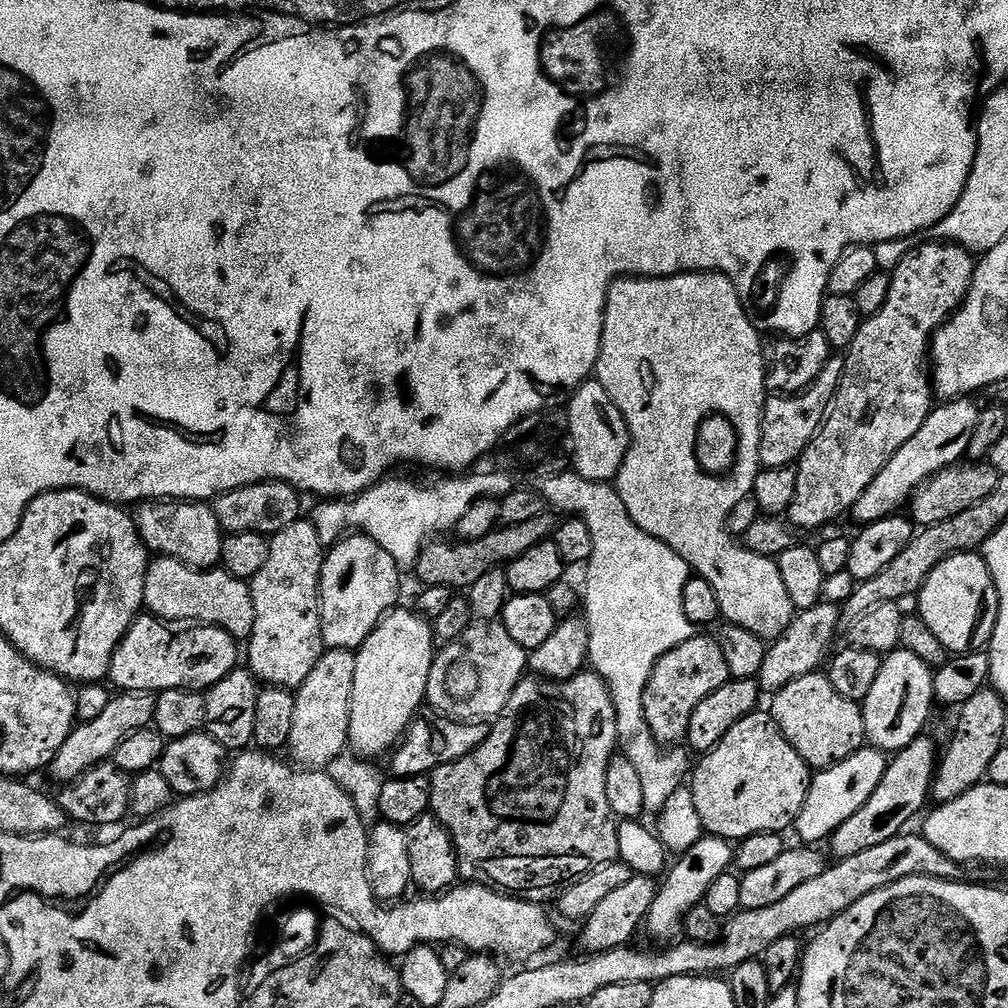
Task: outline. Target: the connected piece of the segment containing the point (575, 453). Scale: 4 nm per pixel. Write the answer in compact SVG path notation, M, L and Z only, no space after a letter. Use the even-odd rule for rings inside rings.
M589 378L571 393L567 408L566 444L570 449L571 471L587 480L615 481L630 443L628 427L618 406L610 398L610 394L606 394L599 380Z

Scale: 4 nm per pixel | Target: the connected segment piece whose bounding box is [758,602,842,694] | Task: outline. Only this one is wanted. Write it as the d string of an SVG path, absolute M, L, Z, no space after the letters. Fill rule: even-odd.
M821 602L810 610L796 612L784 635L767 649L758 677L758 683L765 693L781 692L786 686L790 686L790 682L809 676L821 667L820 663L823 665L829 659L828 650L832 646L832 639L835 638L836 631L842 628L842 612L835 603L828 603Z

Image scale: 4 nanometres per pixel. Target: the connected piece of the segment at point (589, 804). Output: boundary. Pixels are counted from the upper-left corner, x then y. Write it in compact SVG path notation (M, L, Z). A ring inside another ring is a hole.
M591 670L580 672L563 682L545 682L540 678L525 678L510 694L510 702L495 720L491 721L488 737L482 746L478 746L466 758L458 758L458 762L450 762L438 766L430 774L432 789L431 815L435 816L456 847L456 857L460 863L460 876L465 881L474 884L491 886L505 894L533 902L555 901L564 895L568 885L580 877L604 867L606 864L617 863L618 850L618 821L610 810L610 801L606 798L606 770L613 756L617 755L618 722L610 690L599 674Z

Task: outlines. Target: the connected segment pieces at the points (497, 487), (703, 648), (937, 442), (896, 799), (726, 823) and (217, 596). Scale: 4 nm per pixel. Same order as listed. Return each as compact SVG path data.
M503 470L484 472L481 476L460 474L455 478L444 478L441 484L433 488L419 488L404 480L385 478L366 492L352 498L332 498L327 502L320 502L310 513L314 530L318 530L318 538L325 546L331 546L345 534L355 530L357 533L370 537L401 570L412 570L416 567L416 560L420 557L420 550L433 538L443 537L455 529L458 522L462 522L462 514L470 510L474 502L485 498L499 498L510 494L514 487L514 480Z
M698 634L682 646L674 646L654 666L650 682L646 682L644 691L645 720L653 731L654 738L661 746L676 746L688 735L690 718L694 709L714 694L730 677L726 666L726 657L722 654L719 639L712 640L708 634Z
M957 398L933 407L928 413L926 422L922 422L922 430L890 458L890 462L866 486L862 498L853 506L850 516L857 520L857 525L873 524L887 516L895 516L900 508L909 503L912 497L928 480L934 478L940 471L952 465L959 465L968 456L970 438L974 438L974 430L978 430L978 418L982 411L981 405L975 404L972 398Z
M921 734L914 742L910 742L910 746L895 753L889 759L888 769L882 774L882 782L878 782L878 790L870 794L866 806L862 806L858 814L842 822L842 826L832 832L830 845L833 857L836 860L854 858L854 854L862 854L862 850L870 850L870 846L890 842L890 838L901 835L911 825L908 823L925 811L924 803L929 803L937 767L938 750L936 754L936 744L928 734Z
M767 711L752 712L722 738L718 747L699 757L690 787L703 831L729 842L763 832L787 833L795 825L808 797L813 773L808 763L786 742Z
M168 556L153 559L148 565L148 573L146 574L146 590L144 591L144 608L147 609L151 615L155 616L157 620L165 622L173 622L172 620L177 620L177 622L180 623L177 625L180 626L207 626L210 628L221 628L222 630L229 632L238 642L246 642L250 637L252 637L252 631L254 630L254 618L256 617L254 614L254 598L252 597L252 589L249 581L234 578L234 574L225 572L223 567L220 566L206 569L191 568L182 562L170 559Z

